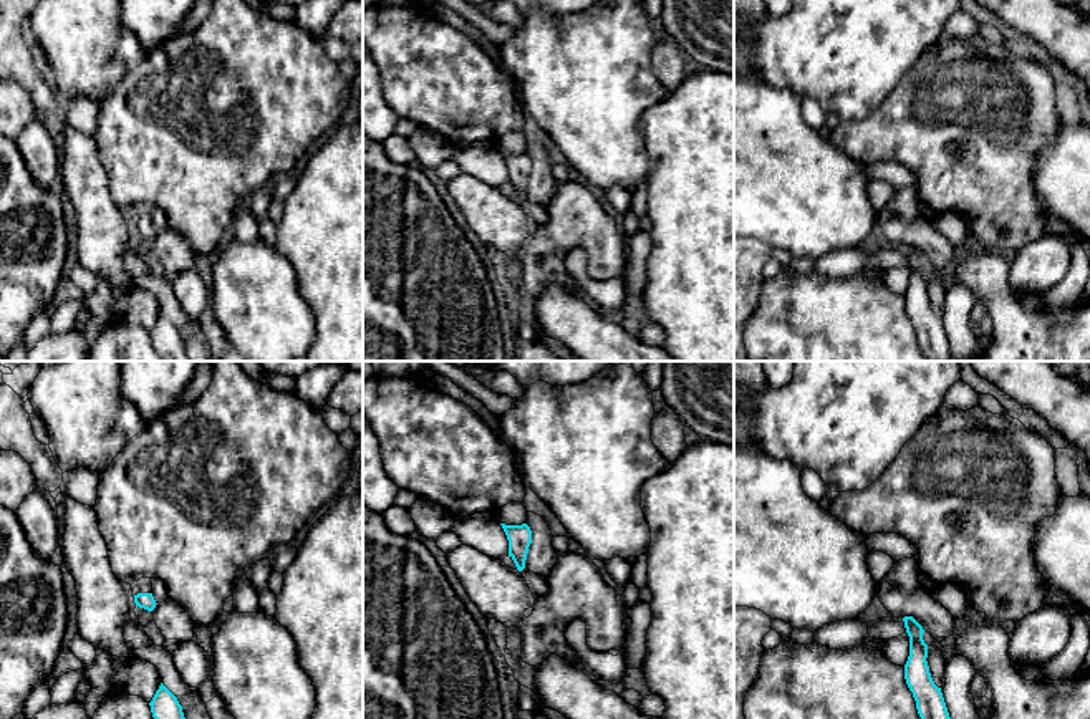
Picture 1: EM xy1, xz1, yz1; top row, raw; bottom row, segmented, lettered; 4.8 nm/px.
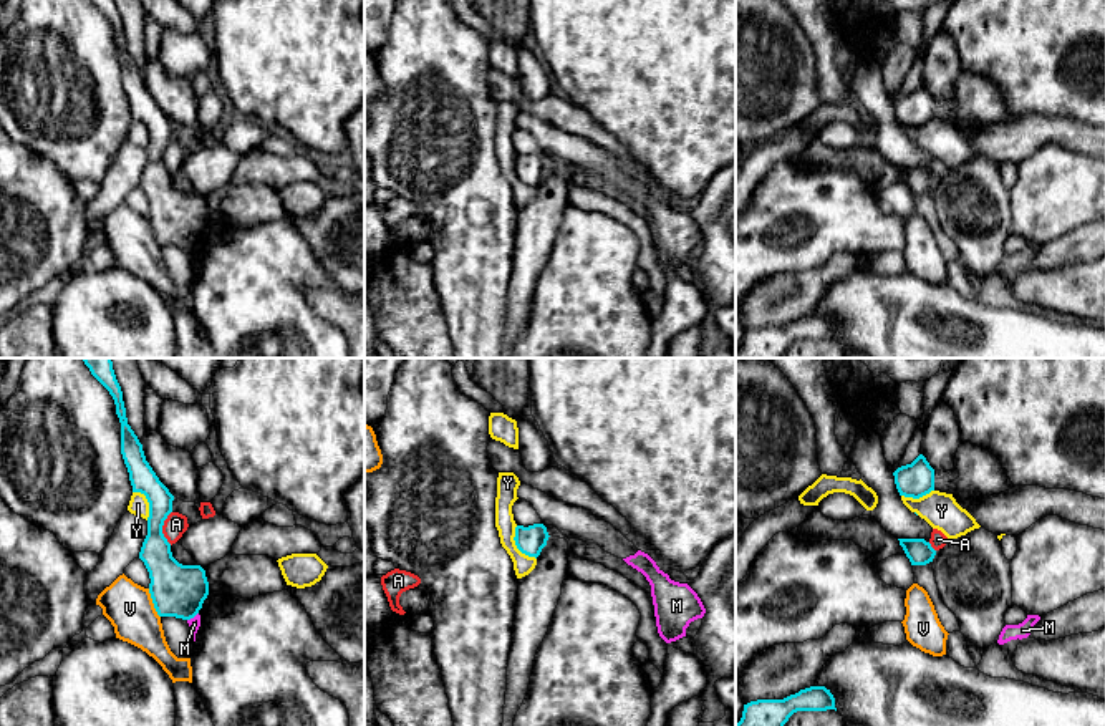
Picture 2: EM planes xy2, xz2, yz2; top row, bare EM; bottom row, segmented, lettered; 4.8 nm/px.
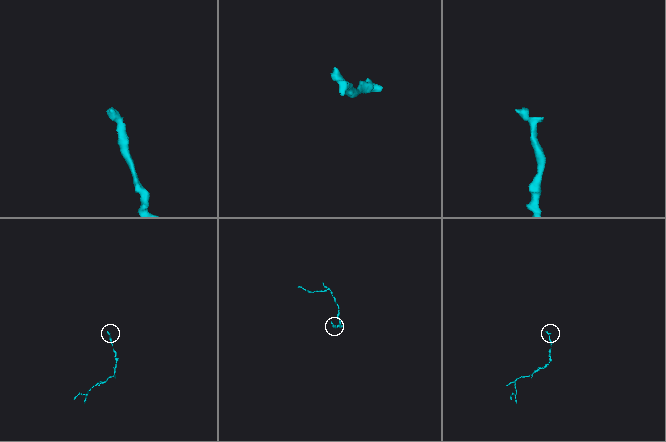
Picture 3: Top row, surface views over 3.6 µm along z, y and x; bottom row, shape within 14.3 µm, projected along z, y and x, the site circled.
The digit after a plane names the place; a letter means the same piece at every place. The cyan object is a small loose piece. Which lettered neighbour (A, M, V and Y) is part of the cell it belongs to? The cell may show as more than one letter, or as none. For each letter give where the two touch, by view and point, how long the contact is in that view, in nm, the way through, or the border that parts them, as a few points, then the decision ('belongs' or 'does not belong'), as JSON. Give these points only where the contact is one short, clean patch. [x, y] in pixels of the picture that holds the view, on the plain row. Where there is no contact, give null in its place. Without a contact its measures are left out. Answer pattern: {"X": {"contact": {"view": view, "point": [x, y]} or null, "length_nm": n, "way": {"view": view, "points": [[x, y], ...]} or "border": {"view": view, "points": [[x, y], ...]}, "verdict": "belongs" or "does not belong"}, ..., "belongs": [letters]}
{"A": {"contact": {"view": "xy2", "point": [161, 156]}, "length_nm": 170, "border": {"view": "xy2", "points": [[171, 140], [163, 154], [163, 164], [169, 173]]}, "verdict": "does not belong"}, "M": {"contact": {"view": "xy2", "point": [193, 246]}, "length_nm": 70, "border": {"view": "xy2", "points": [[197, 241], [188, 249]]}, "verdict": "does not belong"}, "V": {"contact": {"view": "xy2", "point": [153, 231]}, "length_nm": 160, "border": {"view": "xy2", "points": [[148, 217], [159, 246]]}, "verdict": "does not belong"}, "Y": {"contact": {"view": "xz2", "point": [516, 173]}, "length_nm": 190, "border": {"view": "xz2", "points": [[516, 154], [514, 173], [535, 188]]}, "verdict": "does not belong"}, "belongs": []}

